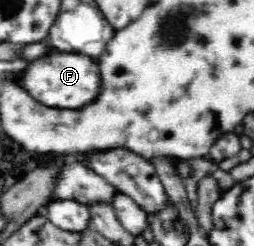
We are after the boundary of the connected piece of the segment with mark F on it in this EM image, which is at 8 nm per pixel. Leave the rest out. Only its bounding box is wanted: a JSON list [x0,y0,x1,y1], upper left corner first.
[20,51,103,109]

